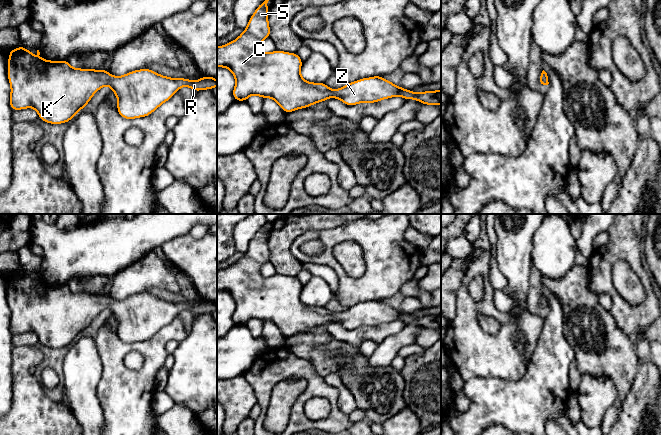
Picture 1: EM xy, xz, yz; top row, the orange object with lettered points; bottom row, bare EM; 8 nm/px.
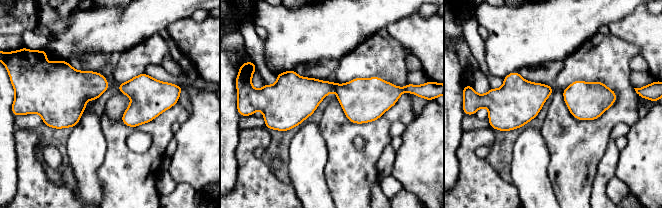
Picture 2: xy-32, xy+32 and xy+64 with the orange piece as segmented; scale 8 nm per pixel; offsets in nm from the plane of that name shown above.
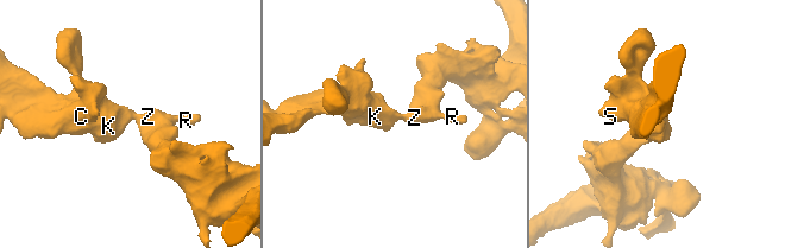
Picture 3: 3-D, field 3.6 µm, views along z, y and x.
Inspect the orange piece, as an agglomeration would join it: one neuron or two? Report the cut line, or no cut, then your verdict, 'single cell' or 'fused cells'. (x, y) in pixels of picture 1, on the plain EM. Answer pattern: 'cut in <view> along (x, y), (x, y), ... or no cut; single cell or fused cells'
no cut; single cell

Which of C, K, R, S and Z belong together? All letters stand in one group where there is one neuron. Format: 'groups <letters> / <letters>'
groups C K R S Z

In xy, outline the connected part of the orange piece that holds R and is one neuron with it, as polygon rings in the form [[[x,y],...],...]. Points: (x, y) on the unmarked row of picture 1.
[[[22,270],[10,274],[7,290],[11,310],[10,331],[13,335],[32,331],[38,336],[39,343],[51,348],[69,346],[105,309],[109,309],[117,320],[118,337],[128,344],[150,339],[182,310],[187,310],[194,315],[212,314],[217,310],[217,304],[209,300],[203,300],[198,305],[191,305],[187,302],[169,302],[144,292],[116,301],[104,293],[74,293],[68,284],[54,286],[40,282],[39,279],[39,274],[34,281]]]

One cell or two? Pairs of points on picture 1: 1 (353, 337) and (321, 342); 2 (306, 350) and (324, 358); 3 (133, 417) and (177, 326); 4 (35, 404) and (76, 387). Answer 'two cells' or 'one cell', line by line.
1: two cells
2: one cell
3: one cell
4: two cells

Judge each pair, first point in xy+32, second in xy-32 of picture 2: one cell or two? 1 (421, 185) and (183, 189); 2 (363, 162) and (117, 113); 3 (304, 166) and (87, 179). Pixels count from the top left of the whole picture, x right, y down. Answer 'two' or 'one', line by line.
1: two
2: two
3: one

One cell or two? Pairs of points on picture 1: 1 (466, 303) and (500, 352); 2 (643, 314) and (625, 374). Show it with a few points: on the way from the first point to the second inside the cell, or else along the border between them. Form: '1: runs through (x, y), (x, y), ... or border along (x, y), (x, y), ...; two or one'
1: runs through (466, 316), (466, 323), (487, 344); one
2: border along (616, 322), (632, 339); two

